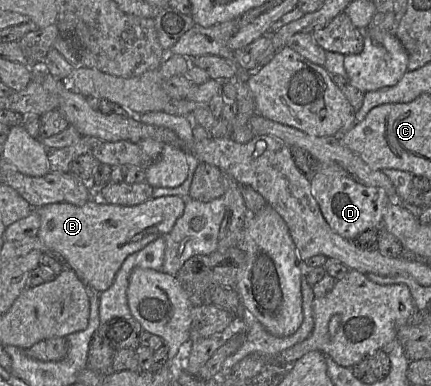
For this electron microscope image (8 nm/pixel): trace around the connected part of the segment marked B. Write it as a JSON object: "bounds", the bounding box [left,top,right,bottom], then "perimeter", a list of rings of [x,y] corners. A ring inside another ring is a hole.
{"bounds":[37,195,185,294],"perimeter":[[[174,195],[153,197],[139,205],[122,206],[109,204],[94,197],[81,206],[54,203],[37,210],[40,217],[37,237],[46,252],[56,255],[90,290],[99,294],[112,285],[116,274],[129,255],[139,252],[154,240],[165,237],[171,232],[185,210],[185,199]]]}

